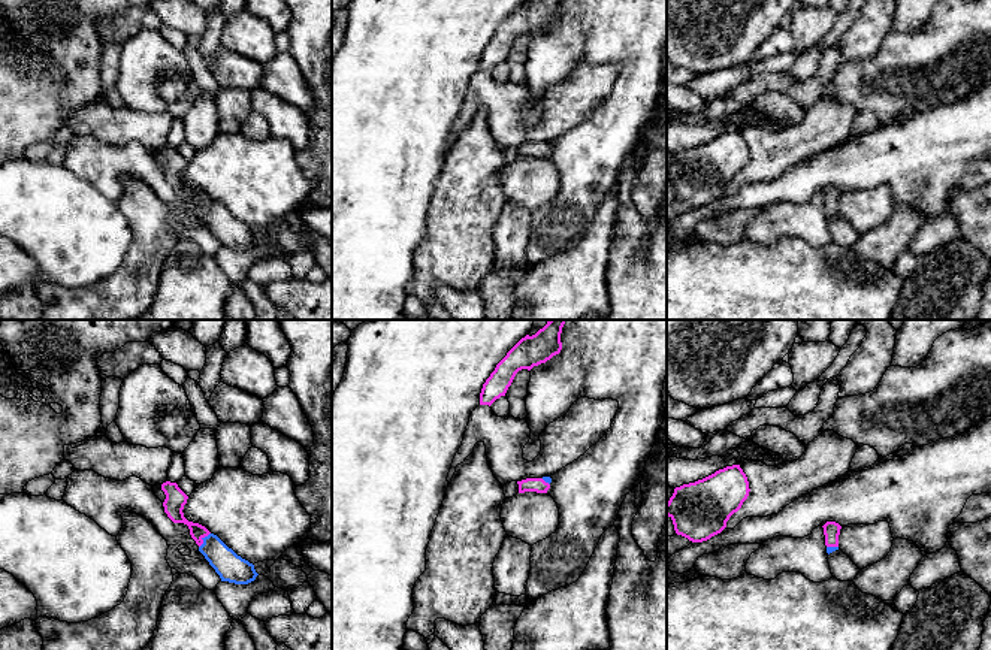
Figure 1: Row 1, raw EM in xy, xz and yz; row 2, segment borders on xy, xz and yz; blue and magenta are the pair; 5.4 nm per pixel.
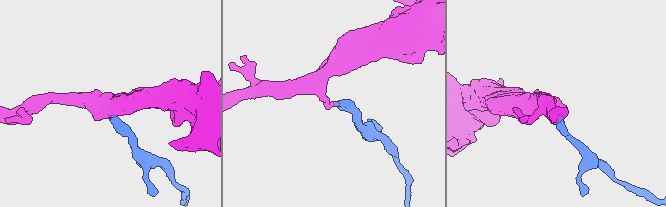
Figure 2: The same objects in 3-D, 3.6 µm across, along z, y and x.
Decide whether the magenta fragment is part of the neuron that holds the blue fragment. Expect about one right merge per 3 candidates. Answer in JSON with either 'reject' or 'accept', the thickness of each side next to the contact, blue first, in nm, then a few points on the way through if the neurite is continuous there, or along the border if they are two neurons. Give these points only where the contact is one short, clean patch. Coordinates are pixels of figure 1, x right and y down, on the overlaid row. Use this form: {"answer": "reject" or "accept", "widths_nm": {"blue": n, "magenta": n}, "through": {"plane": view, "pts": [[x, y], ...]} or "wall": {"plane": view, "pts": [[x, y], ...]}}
{"answer": "accept", "widths_nm": {"blue": 150, "magenta": 110}, "through": {"plane": "xy", "pts": [[232, 568], [204, 540], [174, 510], [174, 504]]}}

